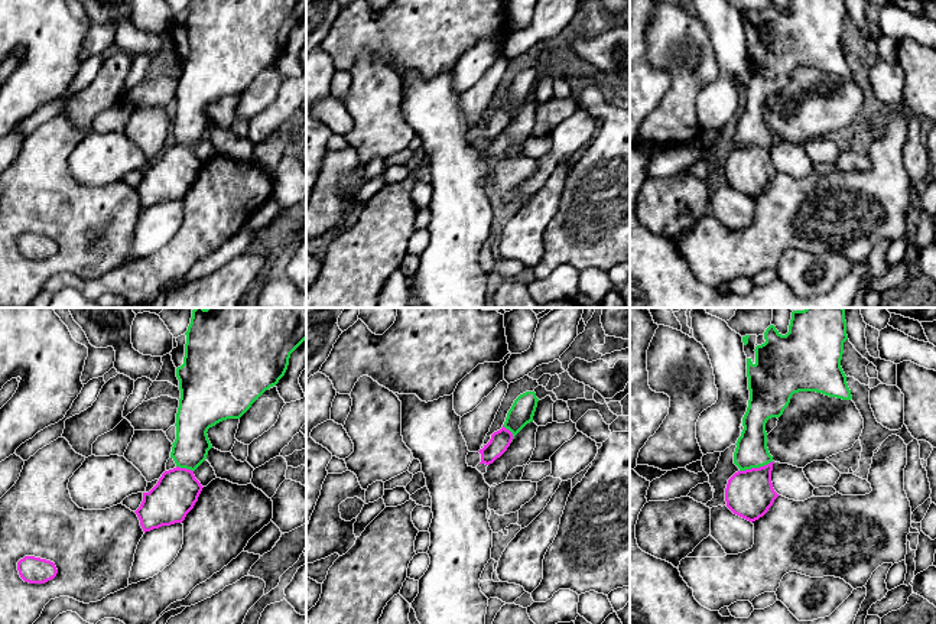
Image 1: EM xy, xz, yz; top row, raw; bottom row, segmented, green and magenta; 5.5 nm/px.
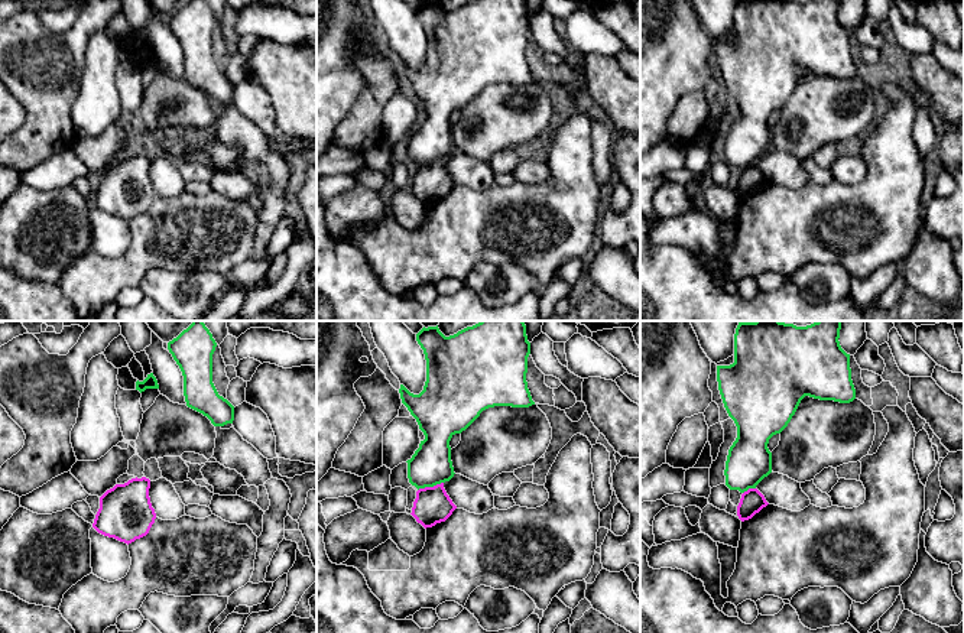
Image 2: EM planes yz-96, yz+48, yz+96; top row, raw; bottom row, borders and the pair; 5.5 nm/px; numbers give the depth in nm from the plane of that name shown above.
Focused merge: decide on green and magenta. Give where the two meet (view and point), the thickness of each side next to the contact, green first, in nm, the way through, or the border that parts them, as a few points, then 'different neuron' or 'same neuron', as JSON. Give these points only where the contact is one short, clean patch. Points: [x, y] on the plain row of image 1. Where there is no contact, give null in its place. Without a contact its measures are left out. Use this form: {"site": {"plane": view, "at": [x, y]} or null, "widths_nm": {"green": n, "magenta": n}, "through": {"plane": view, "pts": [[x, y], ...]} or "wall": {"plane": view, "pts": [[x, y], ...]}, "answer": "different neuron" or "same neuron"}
{"site": {"plane": "yz", "at": [756, 143]}, "widths_nm": {"green": 180, "magenta": 260}, "through": {"plane": "yz", "pts": [[751, 127], [756, 143], [748, 171]]}, "answer": "same neuron"}

